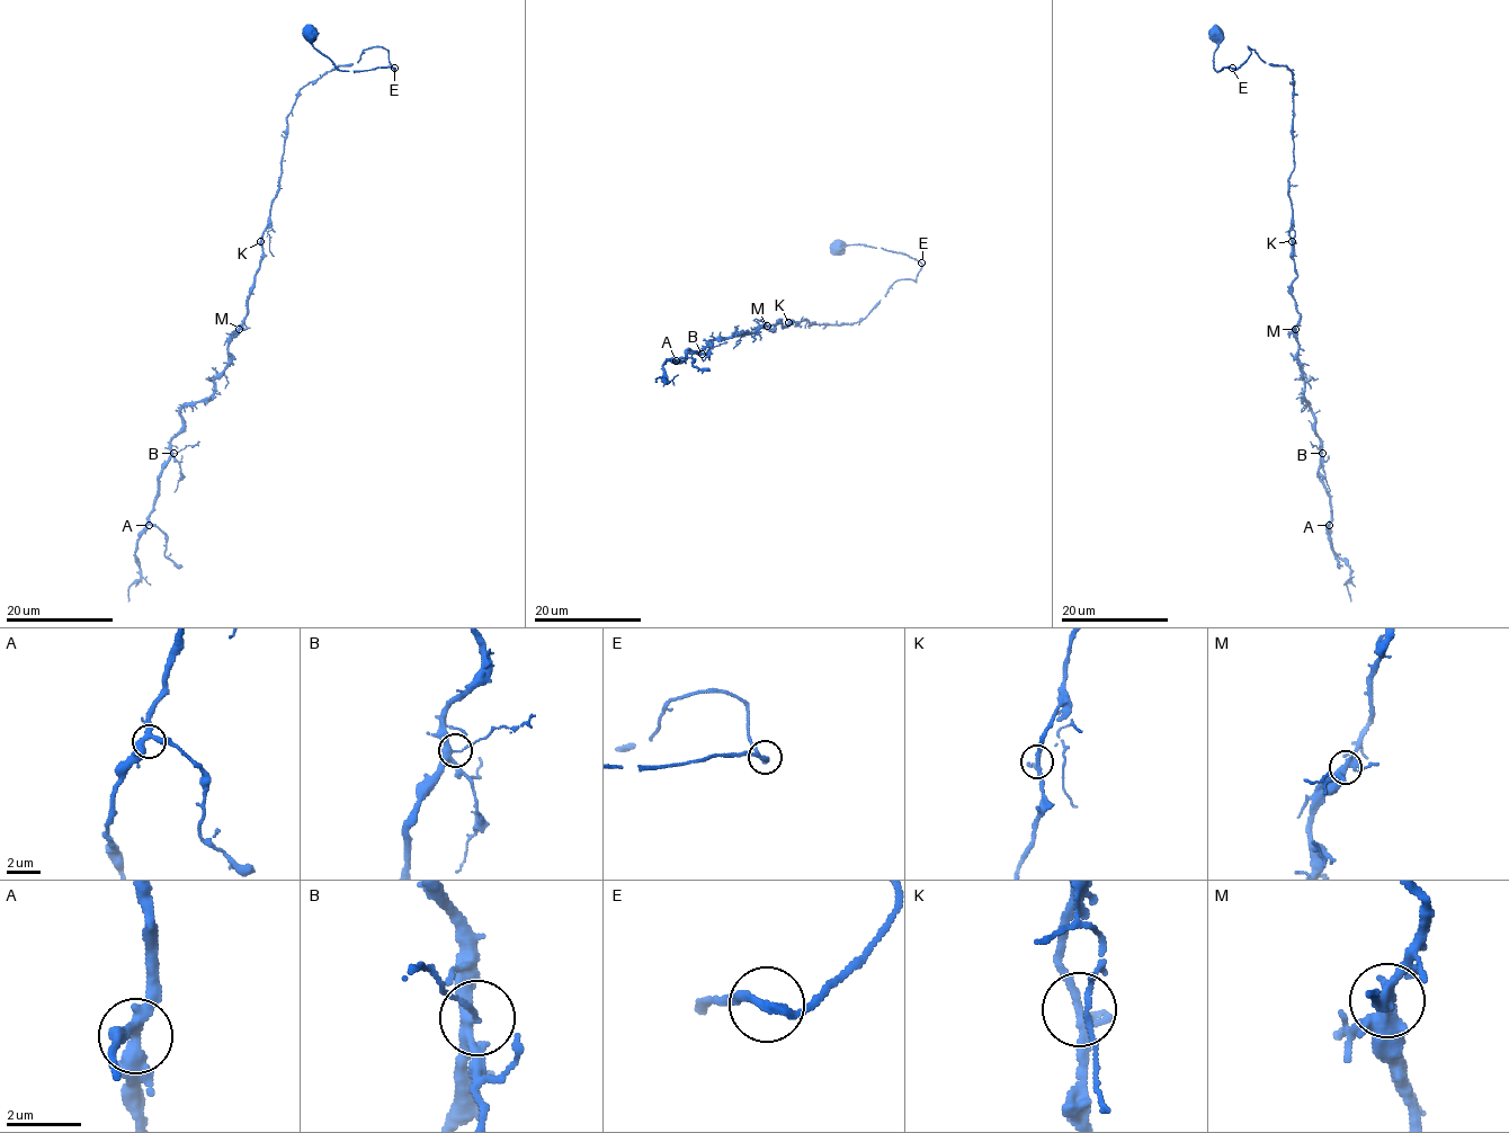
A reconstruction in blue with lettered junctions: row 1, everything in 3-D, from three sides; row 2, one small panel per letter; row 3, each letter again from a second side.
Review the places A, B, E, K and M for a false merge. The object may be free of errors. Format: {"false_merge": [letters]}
{"false_merge": []}

